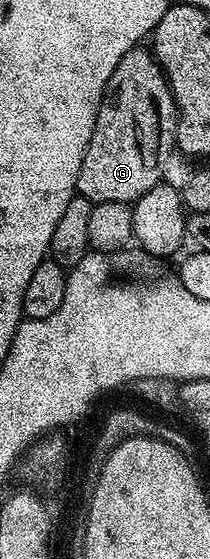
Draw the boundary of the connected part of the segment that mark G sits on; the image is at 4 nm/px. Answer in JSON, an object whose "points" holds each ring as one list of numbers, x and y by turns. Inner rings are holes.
{"points":[[138,47,127,51,119,61,119,67,109,80,109,88,105,91,105,100,101,102,101,110,95,123,95,131,91,135,91,143,87,147,87,155,83,159,83,167,79,171,77,192,91,202,132,203,138,201,151,187,162,184,161,172,165,169,165,160,169,152,174,152,177,136,177,105,173,101,173,93,169,90,169,80,157,58,148,48]]}

